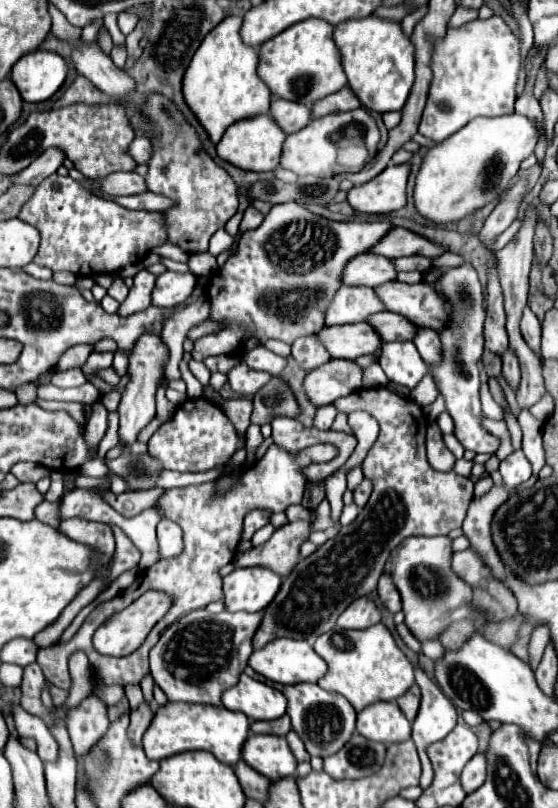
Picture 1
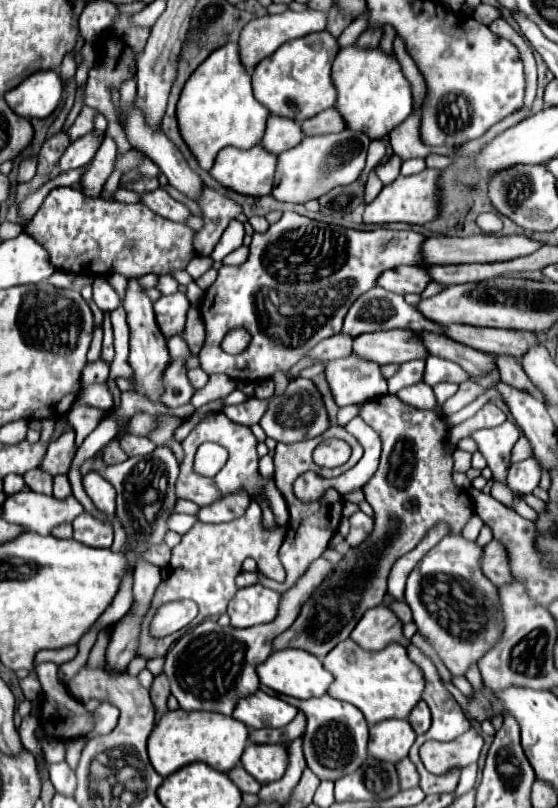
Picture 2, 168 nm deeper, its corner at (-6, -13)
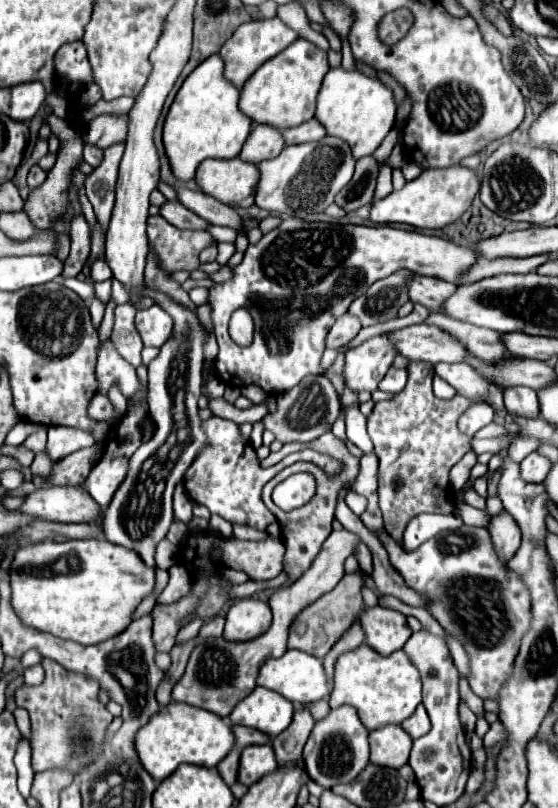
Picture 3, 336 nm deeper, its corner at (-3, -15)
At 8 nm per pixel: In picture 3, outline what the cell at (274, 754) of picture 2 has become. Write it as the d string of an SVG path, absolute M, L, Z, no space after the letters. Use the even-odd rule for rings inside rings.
M270 744L248 746L242 750L242 756L240 756L238 782L244 786L252 786L264 776L276 772L276 768L278 768L278 762Z

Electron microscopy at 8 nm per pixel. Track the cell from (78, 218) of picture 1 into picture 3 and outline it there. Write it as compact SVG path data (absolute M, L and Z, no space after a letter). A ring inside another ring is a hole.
M148 216L148 240L150 240L150 248L156 254L156 260L160 264L160 268L168 274L178 272L178 270L186 270L192 272L200 266L198 254L204 246L208 246L212 242L212 236L208 232L200 232L200 230L178 230L176 226L168 224L162 216Z

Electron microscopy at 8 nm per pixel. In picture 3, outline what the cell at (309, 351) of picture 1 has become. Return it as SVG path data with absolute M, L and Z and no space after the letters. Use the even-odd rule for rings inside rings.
M348 312L344 316L340 316L336 320L336 324L330 328L328 336L326 336L326 348L342 348L346 346L356 334L360 332L360 322L356 320L356 316L348 316Z

